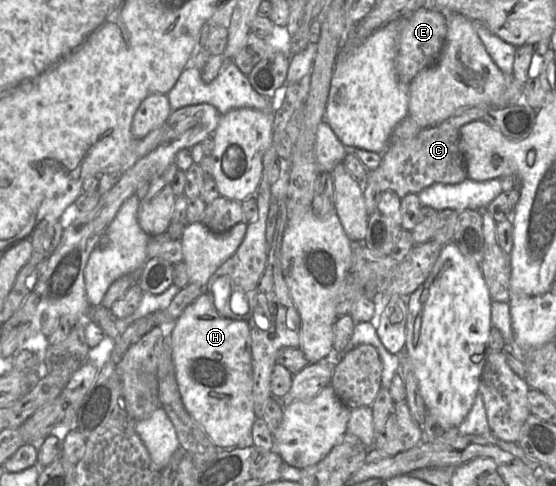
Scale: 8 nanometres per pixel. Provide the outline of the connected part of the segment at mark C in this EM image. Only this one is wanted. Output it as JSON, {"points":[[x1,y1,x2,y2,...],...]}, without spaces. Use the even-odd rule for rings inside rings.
{"points":[[444,121,436,126,421,129,414,137,391,142,382,154,381,163,373,170,368,170,365,181,371,186,377,186,380,191,391,190,400,198,409,193,418,194,423,189,435,183,458,184,467,179,464,154,459,142,459,129]]}

